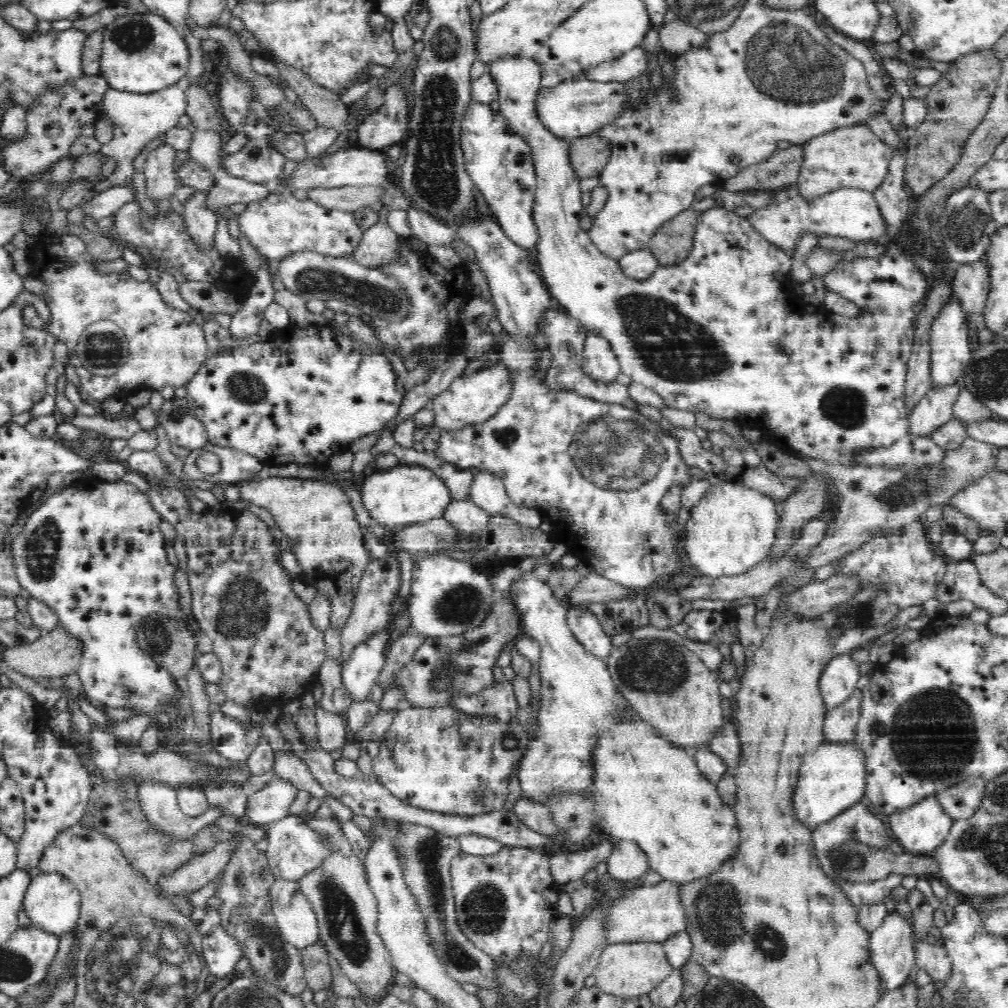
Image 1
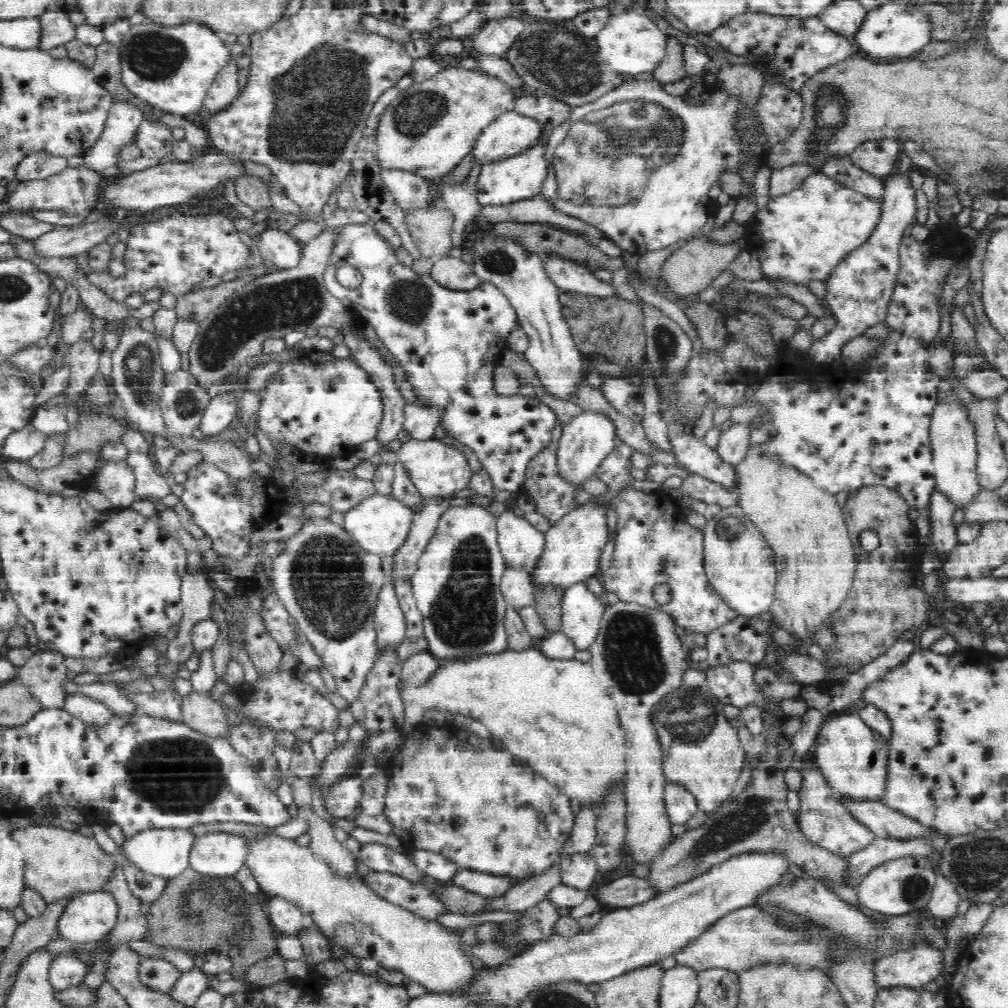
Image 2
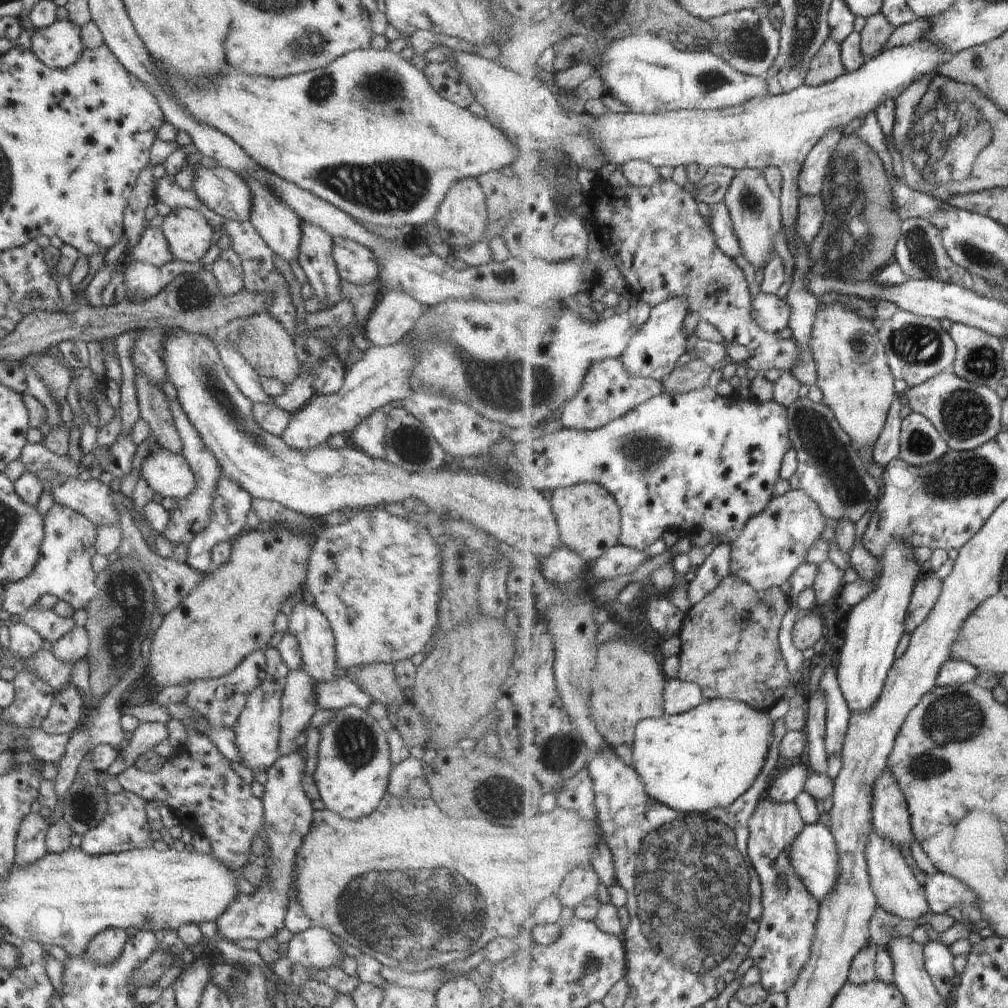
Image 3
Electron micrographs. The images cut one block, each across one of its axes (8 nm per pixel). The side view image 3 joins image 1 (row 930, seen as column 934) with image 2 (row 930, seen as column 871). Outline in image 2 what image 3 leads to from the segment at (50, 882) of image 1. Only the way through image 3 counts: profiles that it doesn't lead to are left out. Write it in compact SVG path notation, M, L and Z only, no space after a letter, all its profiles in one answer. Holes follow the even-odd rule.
M107 888L81 893L70 902L66 912L60 914L58 935L70 940L70 942L101 944L104 936L109 935L116 927L118 914L118 901L114 897L114 893Z

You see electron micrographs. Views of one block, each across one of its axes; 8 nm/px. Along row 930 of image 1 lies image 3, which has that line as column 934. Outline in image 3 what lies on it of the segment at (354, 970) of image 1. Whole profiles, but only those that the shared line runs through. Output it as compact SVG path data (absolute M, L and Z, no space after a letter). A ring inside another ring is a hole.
M900 309L892 318L880 323L880 332L895 377L905 380L909 388L924 384L956 362L956 341L950 332L942 328L942 322L937 318Z

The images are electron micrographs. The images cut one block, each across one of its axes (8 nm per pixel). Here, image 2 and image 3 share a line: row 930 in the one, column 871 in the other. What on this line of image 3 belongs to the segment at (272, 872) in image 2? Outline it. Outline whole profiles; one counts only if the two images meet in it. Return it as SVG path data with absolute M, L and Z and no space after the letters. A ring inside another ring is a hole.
M843 303L822 307L817 312L817 321L813 330L812 346L819 370L819 384L824 402L835 410L843 427L851 434L854 446L858 450L870 448L874 451L881 434L887 425L892 405L898 397L896 377L891 369L889 356L880 336L880 322L864 318L855 308Z

